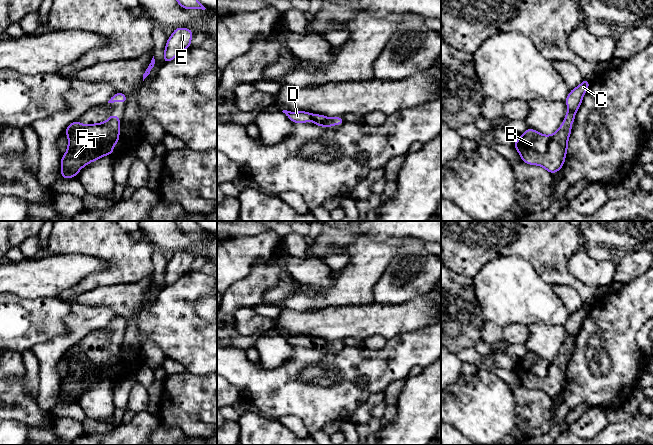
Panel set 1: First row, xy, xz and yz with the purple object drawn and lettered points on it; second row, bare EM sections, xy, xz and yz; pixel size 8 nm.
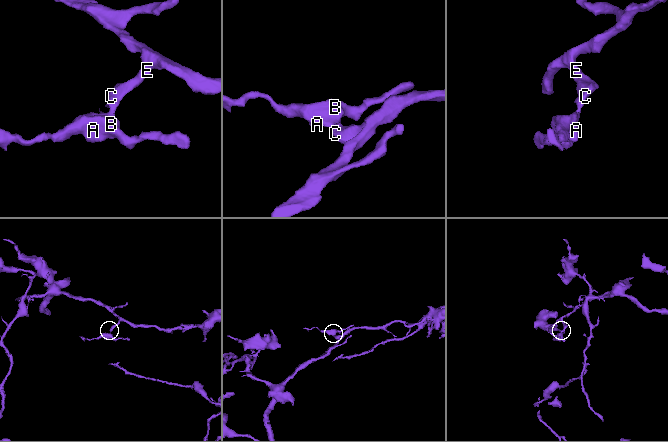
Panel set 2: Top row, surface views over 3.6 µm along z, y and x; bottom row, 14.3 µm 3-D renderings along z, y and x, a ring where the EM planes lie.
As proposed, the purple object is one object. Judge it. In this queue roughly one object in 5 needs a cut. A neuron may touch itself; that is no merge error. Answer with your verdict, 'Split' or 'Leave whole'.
Leave whole

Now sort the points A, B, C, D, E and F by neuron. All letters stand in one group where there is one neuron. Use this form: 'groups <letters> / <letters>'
groups A B C D E F

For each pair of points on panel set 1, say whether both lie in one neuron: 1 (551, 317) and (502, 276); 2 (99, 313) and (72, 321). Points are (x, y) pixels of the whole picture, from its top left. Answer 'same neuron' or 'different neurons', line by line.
1: same neuron
2: same neuron

